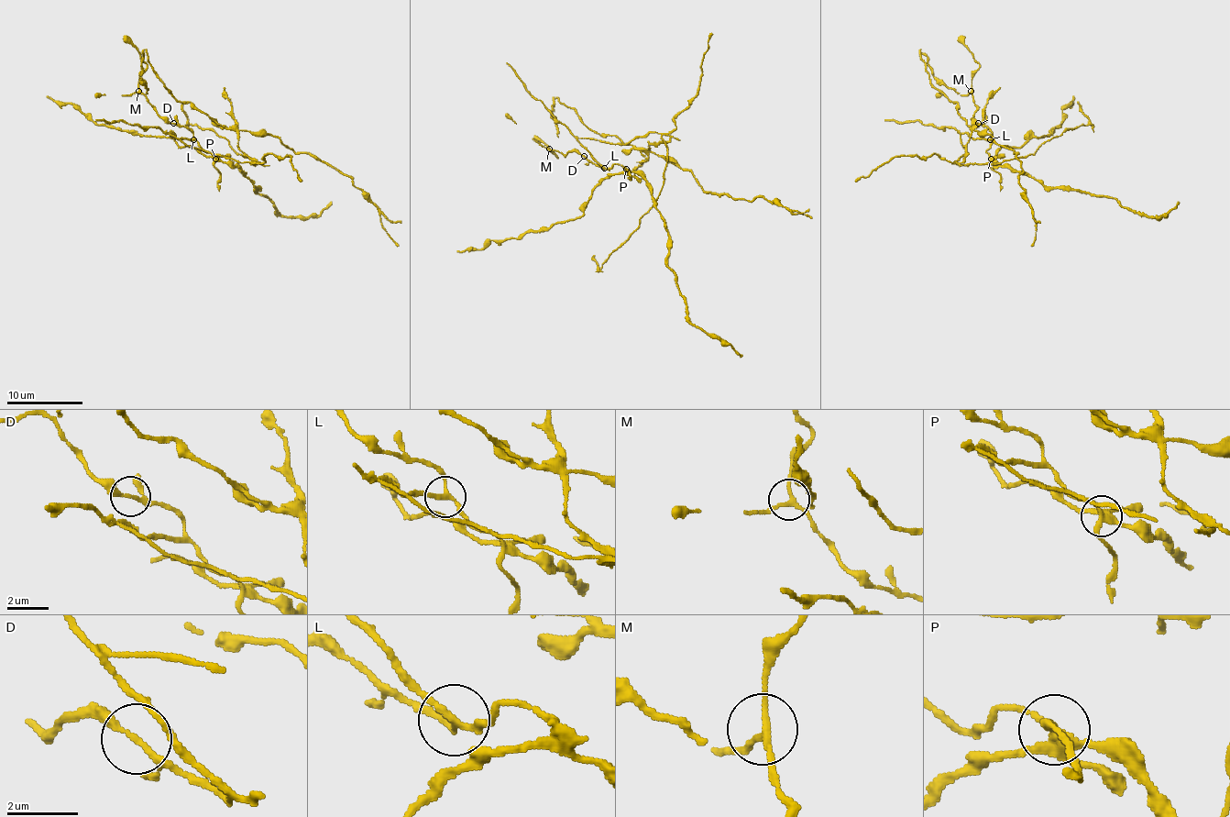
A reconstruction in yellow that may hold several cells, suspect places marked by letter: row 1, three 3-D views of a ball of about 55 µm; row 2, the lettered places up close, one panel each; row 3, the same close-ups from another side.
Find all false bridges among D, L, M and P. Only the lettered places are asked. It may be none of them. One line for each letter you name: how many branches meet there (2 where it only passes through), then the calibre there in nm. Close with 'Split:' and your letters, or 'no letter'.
L: branches 3; calibre 170 nm
P: branches 5; calibre 320 nm
Split: L, P

